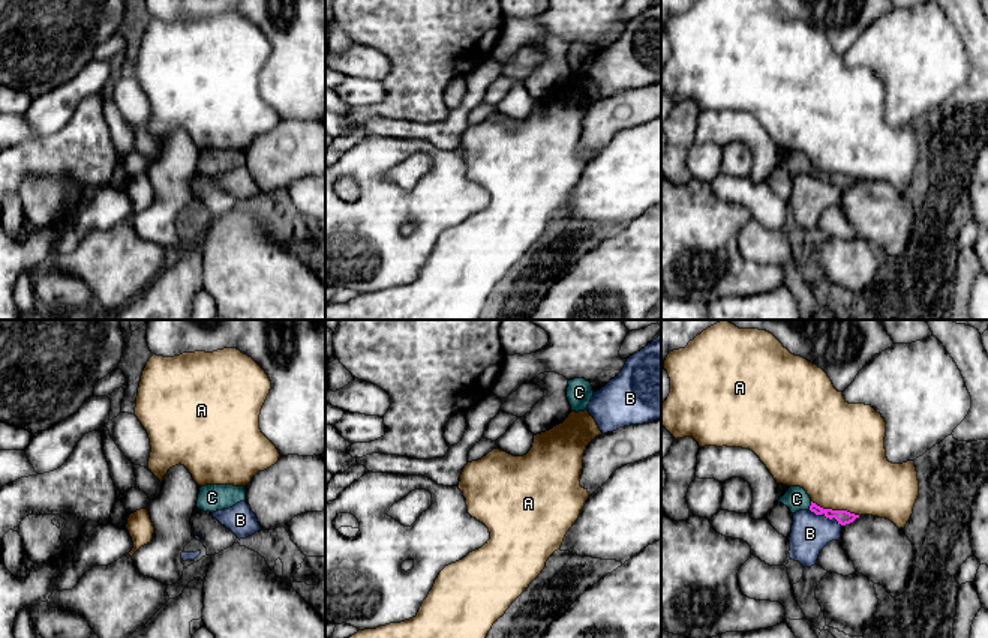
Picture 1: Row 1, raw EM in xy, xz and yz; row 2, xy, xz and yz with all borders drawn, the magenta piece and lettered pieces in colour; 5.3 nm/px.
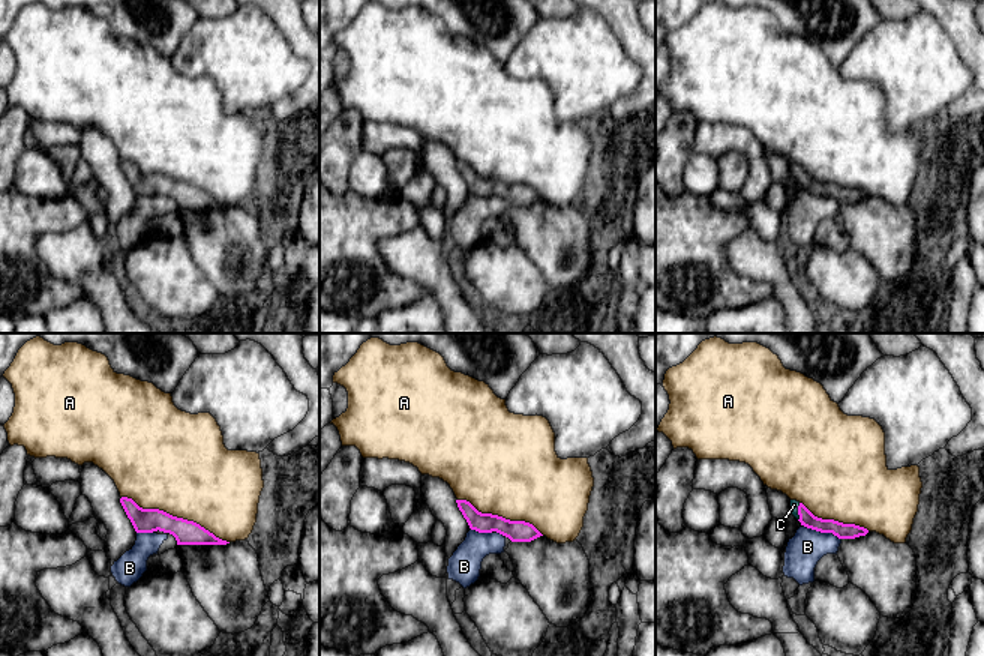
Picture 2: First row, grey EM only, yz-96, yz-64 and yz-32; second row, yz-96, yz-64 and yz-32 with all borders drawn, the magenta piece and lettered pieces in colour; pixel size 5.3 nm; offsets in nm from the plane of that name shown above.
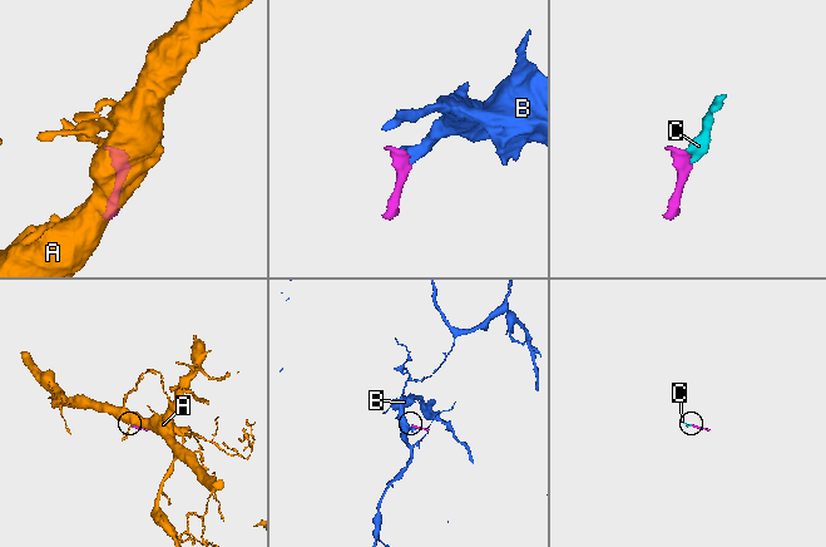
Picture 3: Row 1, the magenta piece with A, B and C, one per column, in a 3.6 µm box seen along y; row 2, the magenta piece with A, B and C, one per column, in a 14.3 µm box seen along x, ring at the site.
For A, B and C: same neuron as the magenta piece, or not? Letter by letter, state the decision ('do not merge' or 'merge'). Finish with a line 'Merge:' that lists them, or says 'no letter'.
A: do not merge
B: do not merge
C: merge
Merge: C

